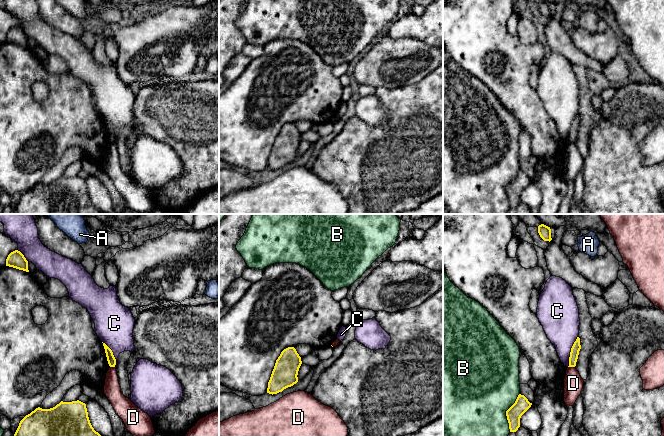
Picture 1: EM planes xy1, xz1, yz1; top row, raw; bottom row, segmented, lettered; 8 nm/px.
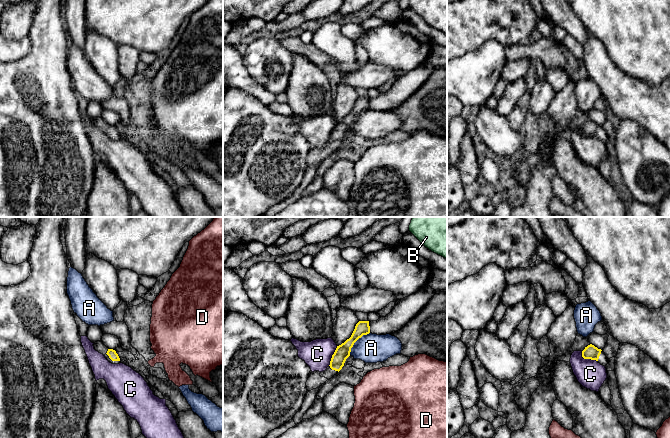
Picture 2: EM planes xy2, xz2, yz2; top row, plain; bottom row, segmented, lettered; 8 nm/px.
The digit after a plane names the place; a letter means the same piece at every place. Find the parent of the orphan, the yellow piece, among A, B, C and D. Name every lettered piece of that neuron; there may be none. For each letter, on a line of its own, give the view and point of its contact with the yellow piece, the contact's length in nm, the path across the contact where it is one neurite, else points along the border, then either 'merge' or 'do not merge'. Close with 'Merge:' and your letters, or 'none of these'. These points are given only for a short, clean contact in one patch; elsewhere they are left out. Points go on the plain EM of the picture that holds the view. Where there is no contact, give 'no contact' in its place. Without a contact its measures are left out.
A: contact xz2 (356, 116); length 240 nm; do not merge
B: contact yz1 (506, 188); length 320 nm; do not merge
C: contact yz1 (571, 127); length 260 nm; do not merge
D: contact yz1 (571, 142); length 60 nm; border yz1 (568, 142), (574, 143); do not merge
Merge: none of these

